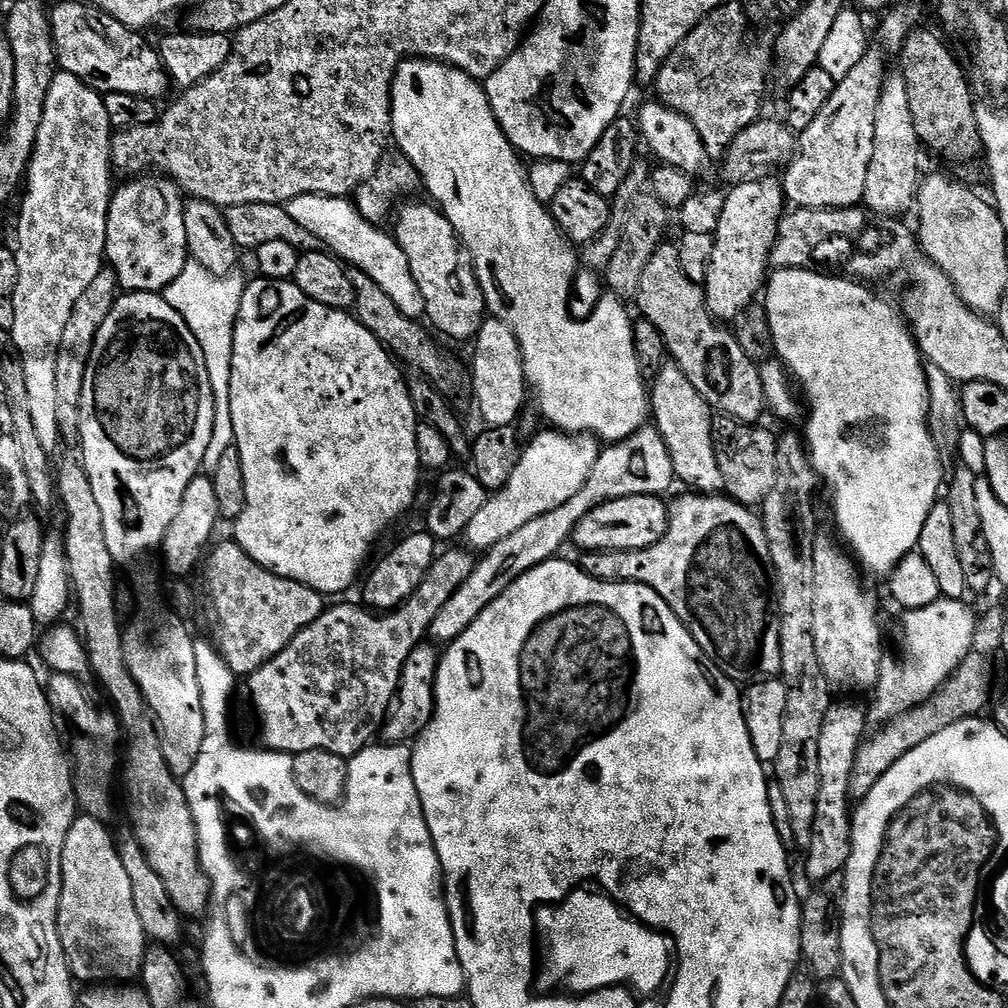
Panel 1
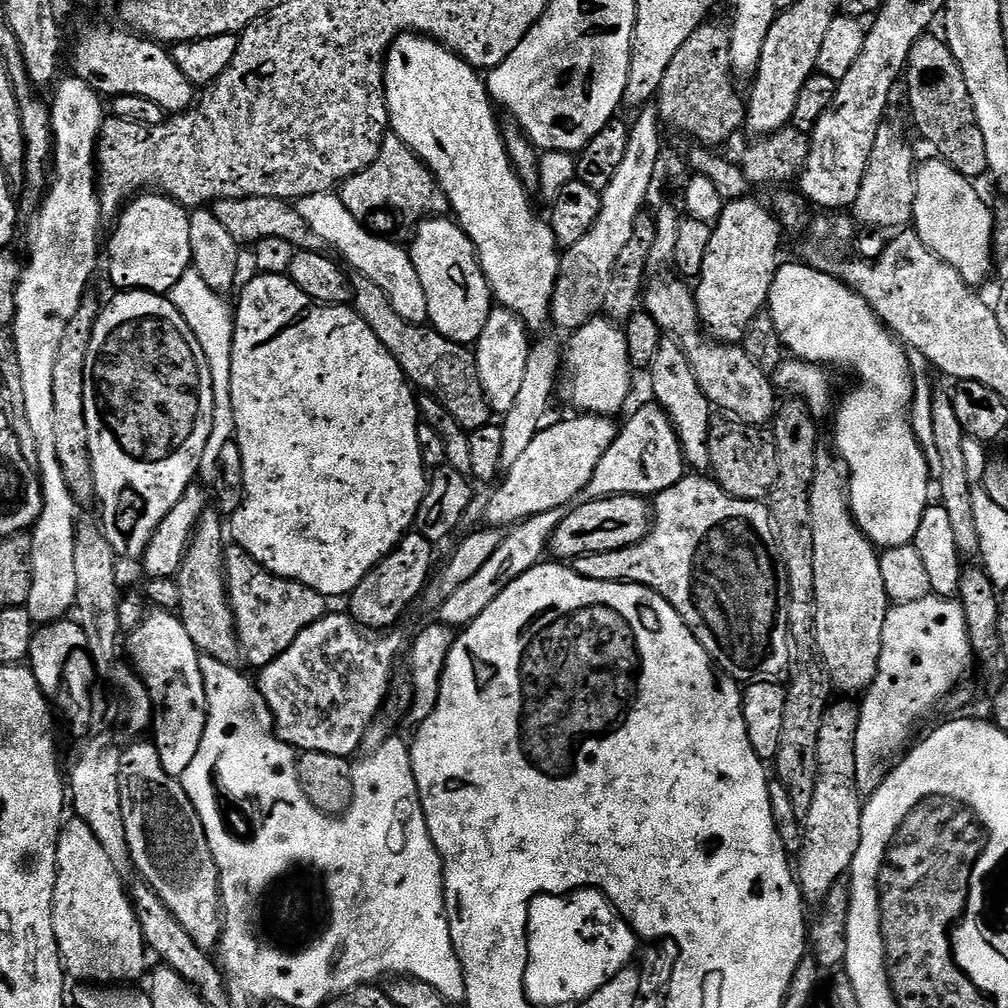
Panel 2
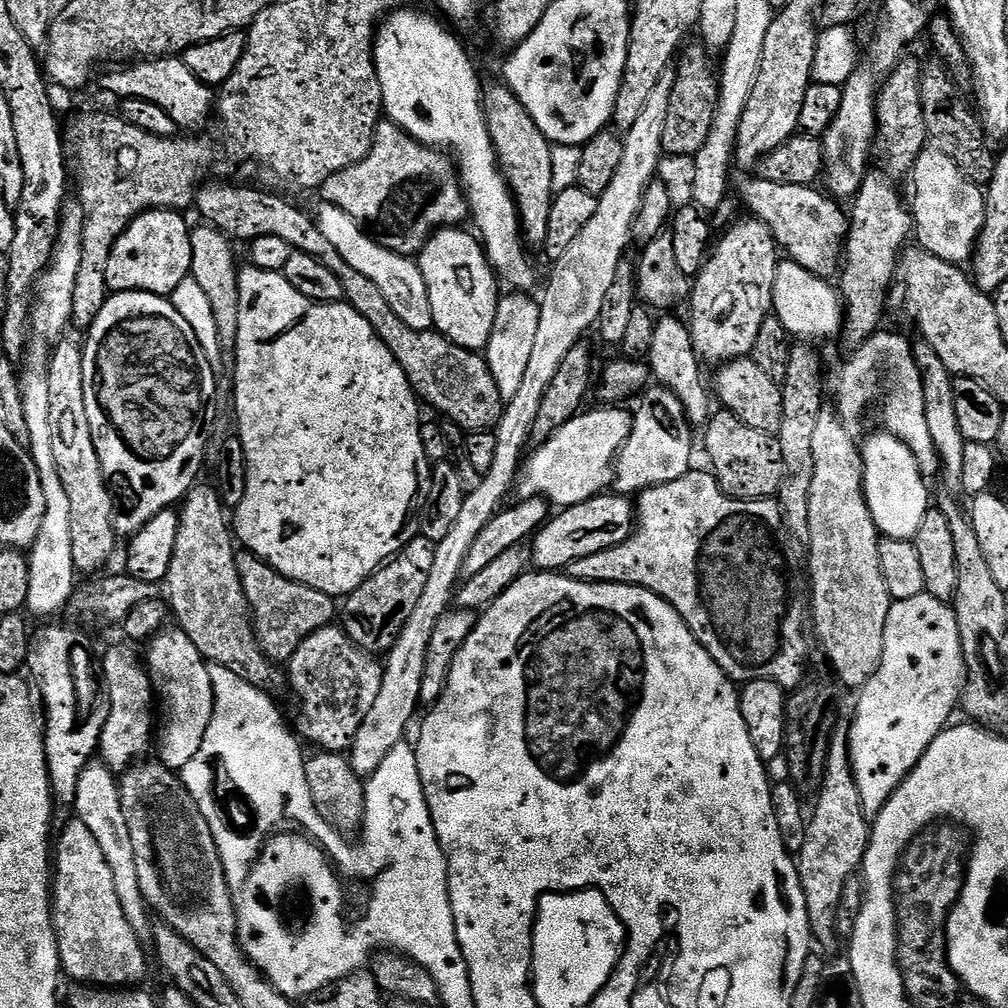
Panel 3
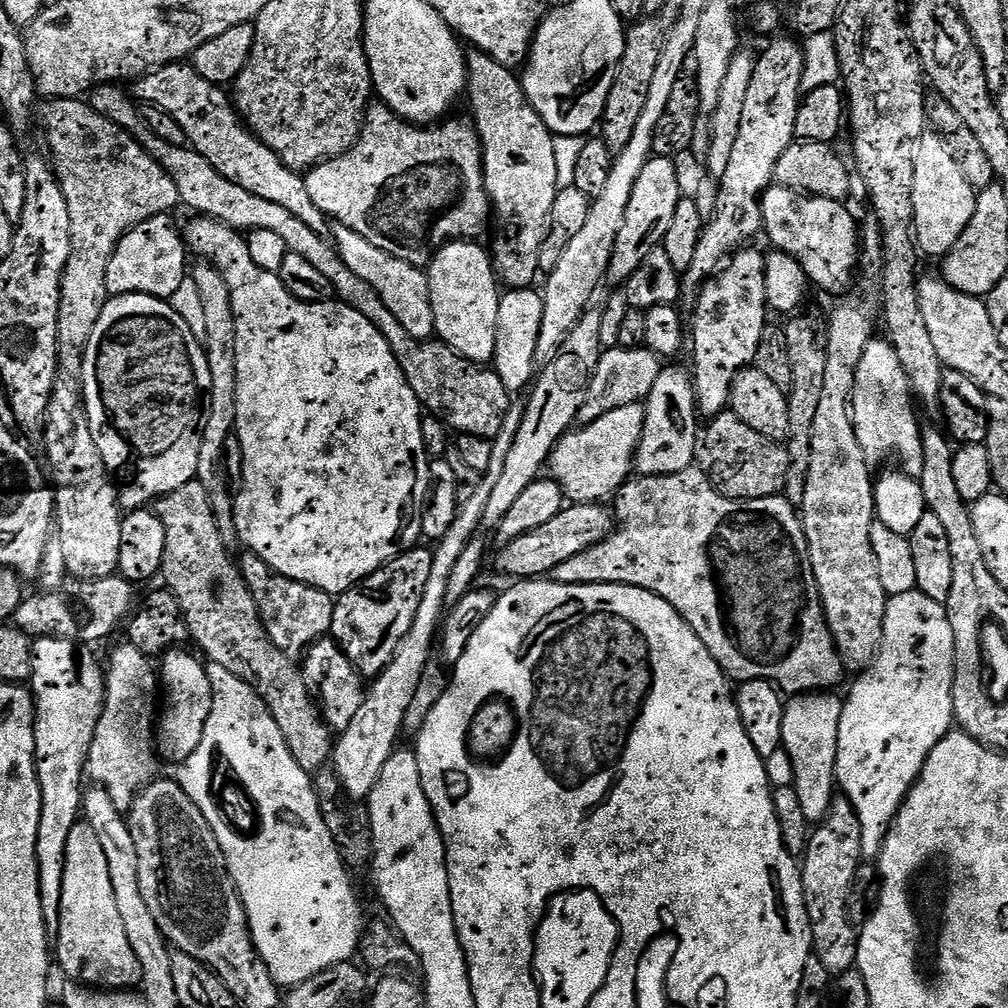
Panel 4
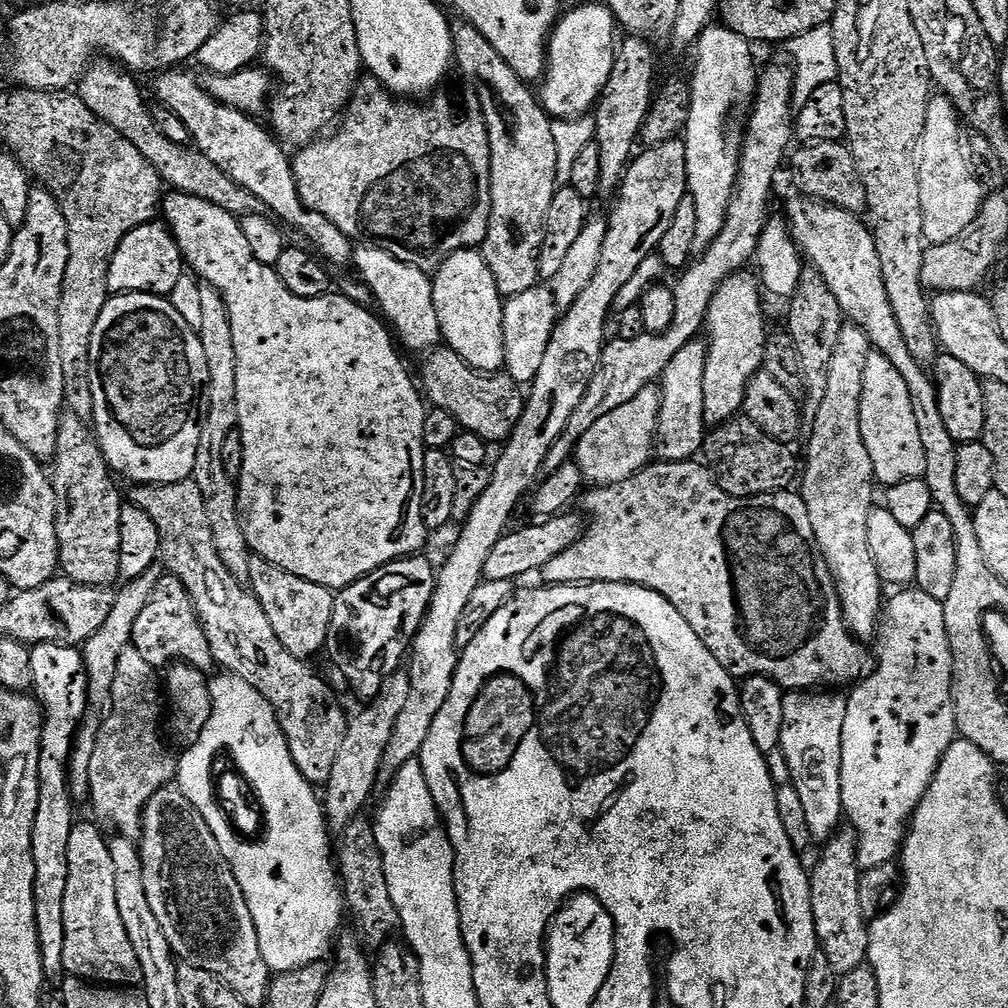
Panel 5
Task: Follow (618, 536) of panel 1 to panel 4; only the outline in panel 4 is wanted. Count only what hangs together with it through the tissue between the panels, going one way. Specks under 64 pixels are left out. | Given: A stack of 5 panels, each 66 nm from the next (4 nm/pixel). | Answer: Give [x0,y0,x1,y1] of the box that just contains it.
[496,503,614,578]

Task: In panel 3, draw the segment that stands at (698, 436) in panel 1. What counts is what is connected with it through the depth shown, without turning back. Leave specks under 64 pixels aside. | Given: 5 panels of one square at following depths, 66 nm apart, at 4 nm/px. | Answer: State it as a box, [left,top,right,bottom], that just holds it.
[646,314,713,426]

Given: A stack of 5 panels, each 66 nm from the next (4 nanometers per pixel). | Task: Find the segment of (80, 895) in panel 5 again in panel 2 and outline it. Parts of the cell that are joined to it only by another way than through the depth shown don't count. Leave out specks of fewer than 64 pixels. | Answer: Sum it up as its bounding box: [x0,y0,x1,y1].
[52,818,149,986]

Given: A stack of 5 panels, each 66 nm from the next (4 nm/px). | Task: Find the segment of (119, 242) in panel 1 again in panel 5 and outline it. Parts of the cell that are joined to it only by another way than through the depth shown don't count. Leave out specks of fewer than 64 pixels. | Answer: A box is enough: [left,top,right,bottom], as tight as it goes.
[108,222,186,297]

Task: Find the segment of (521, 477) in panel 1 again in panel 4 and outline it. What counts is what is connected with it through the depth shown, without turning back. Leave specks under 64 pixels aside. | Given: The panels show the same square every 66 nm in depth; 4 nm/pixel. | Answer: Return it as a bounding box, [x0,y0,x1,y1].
[550,403,643,504]

